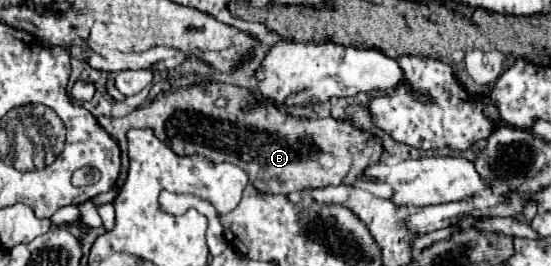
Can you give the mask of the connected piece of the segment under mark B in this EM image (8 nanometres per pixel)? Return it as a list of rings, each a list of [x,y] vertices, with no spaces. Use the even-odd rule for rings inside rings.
[[[201,81],[183,89],[163,91],[153,101],[137,107],[121,119],[99,117],[101,127],[121,147],[123,169],[115,187],[121,189],[127,179],[127,131],[133,127],[155,131],[157,137],[165,141],[177,155],[203,155],[211,163],[235,163],[249,175],[251,185],[259,193],[269,195],[323,185],[349,185],[353,179],[367,181],[363,177],[363,169],[369,163],[379,161],[383,153],[381,141],[377,137],[371,137],[345,121],[337,121],[333,117],[305,121],[285,115],[267,103],[257,103],[251,113],[243,113],[241,107],[245,103],[257,103],[251,91],[227,83]],[[217,97],[225,97],[229,103],[225,107],[215,107],[213,101]]]

